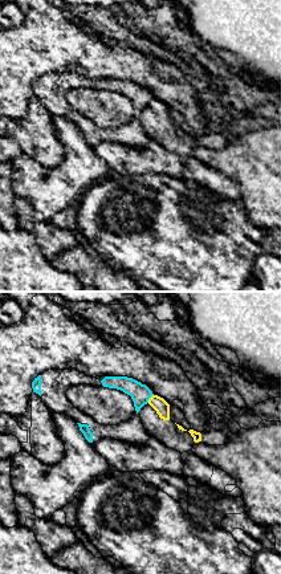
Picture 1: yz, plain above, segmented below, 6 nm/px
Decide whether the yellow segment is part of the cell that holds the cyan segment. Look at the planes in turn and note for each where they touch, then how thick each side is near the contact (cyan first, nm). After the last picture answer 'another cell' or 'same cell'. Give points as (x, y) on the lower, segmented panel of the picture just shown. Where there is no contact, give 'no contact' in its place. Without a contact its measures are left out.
(150, 397) | 120/90 nm

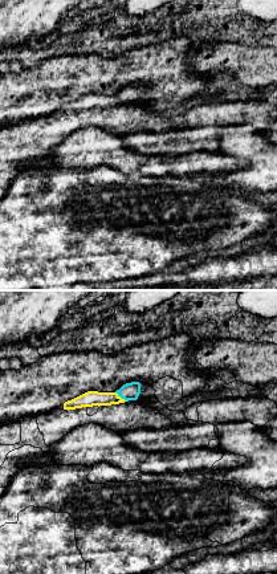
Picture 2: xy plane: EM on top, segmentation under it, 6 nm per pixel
(121, 397) | 110/100 nm

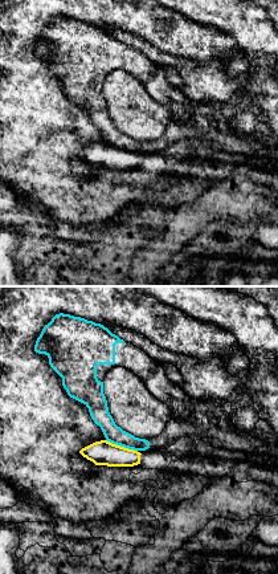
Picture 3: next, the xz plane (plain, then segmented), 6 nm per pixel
(122, 446) | 110/150 nm

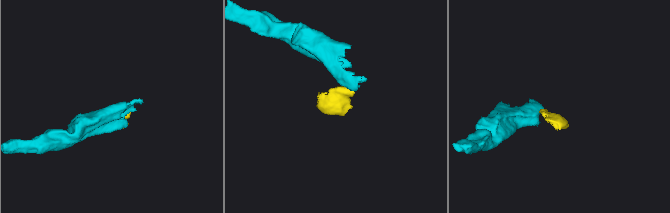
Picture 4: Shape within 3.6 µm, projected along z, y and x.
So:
another cell

